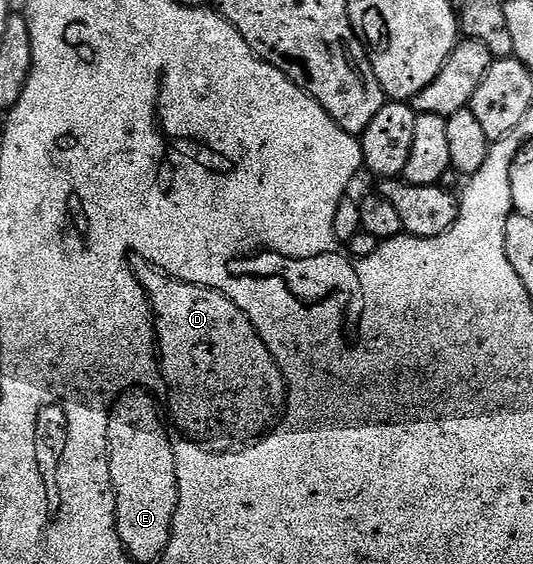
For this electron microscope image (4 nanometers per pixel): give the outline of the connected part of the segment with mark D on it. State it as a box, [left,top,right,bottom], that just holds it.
[131,256,287,451]

